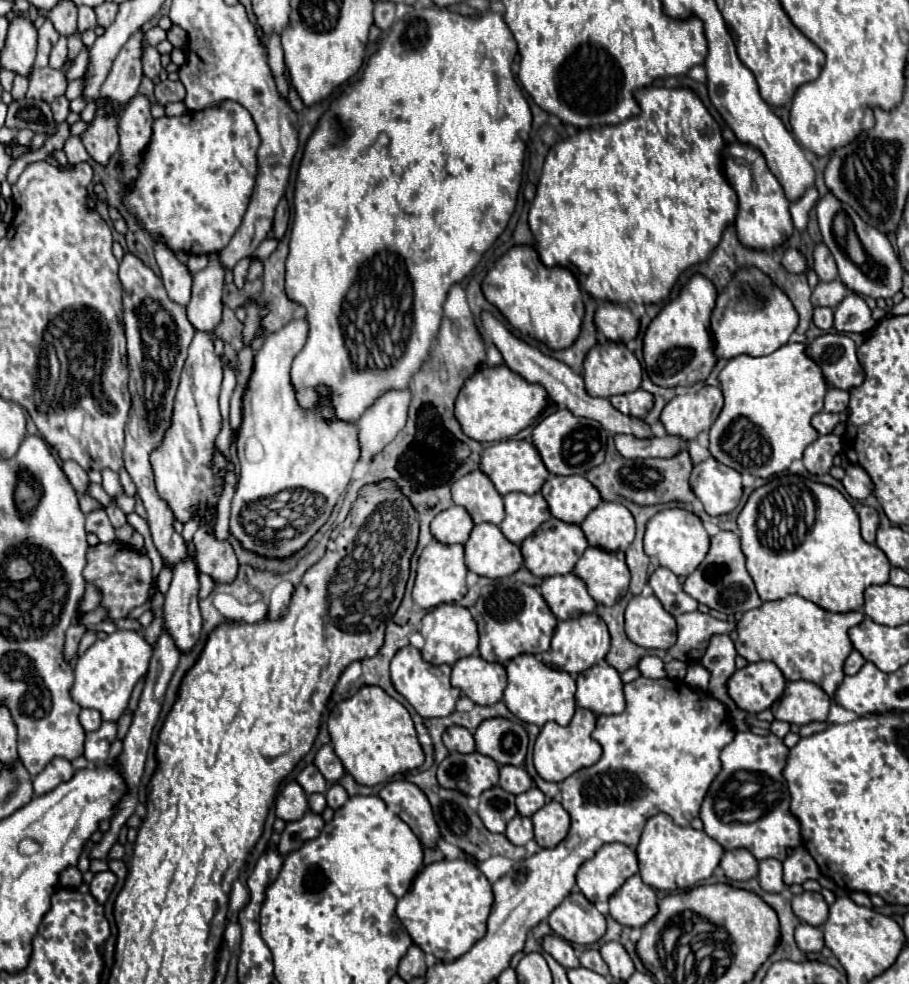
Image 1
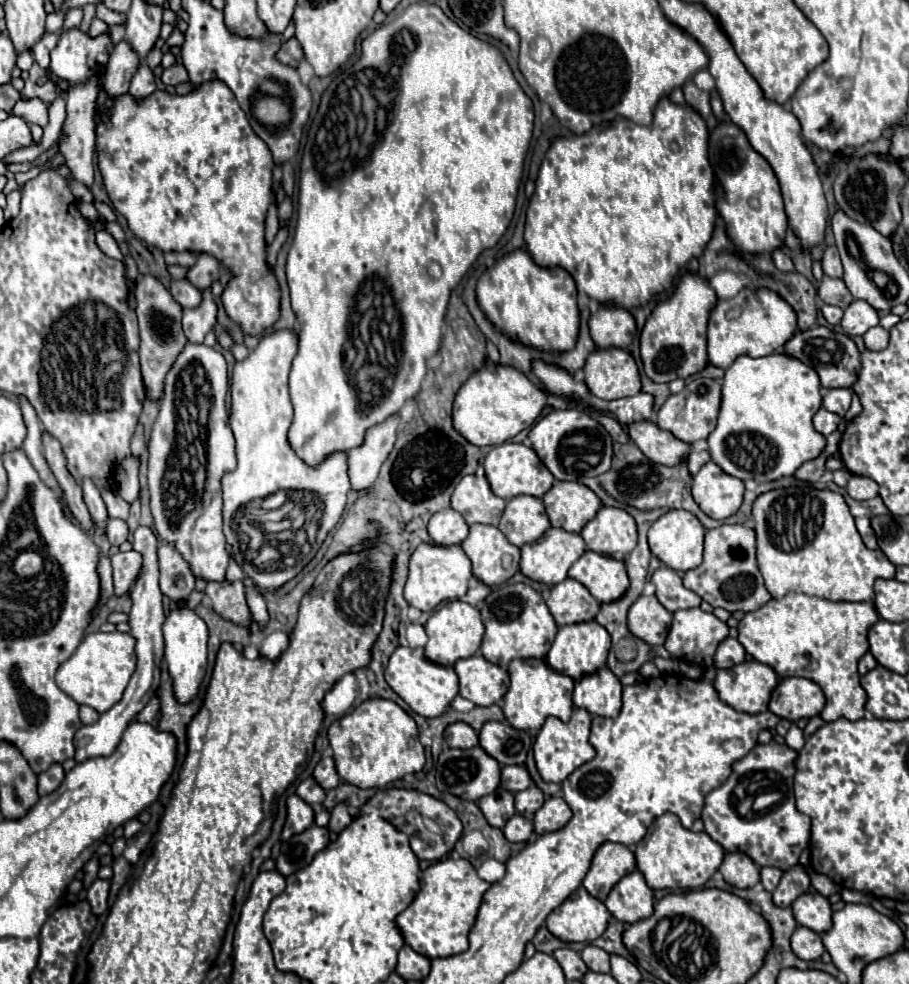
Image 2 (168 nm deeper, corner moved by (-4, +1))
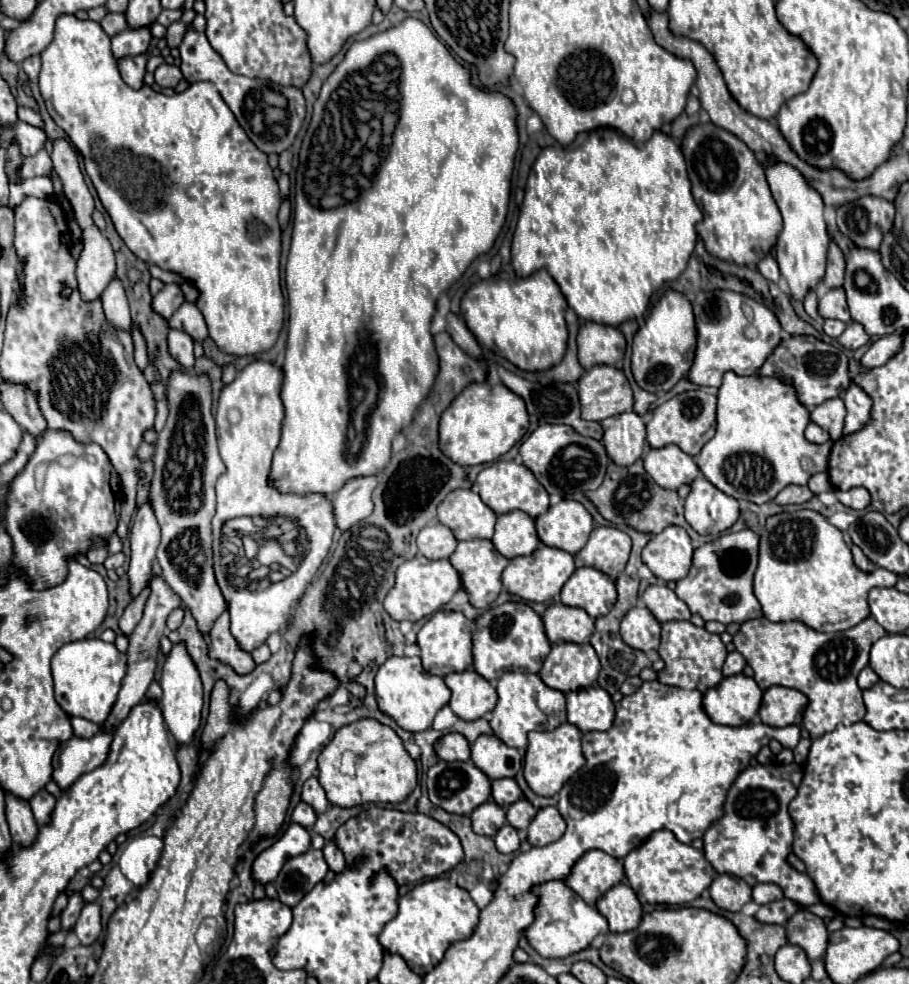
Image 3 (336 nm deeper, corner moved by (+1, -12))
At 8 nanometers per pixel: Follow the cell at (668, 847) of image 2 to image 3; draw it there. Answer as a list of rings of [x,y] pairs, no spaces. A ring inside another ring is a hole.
[[[665,829],[651,833],[639,847],[629,851],[623,859],[623,867],[637,899],[651,905],[685,905],[699,897],[715,877],[715,869],[703,851],[677,841],[677,837]]]

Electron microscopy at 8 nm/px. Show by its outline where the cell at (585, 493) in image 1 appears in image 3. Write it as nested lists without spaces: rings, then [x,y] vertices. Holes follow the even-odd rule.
[[[563,499],[549,507],[543,517],[537,517],[535,527],[541,543],[575,555],[587,543],[593,531],[593,519],[581,503]]]

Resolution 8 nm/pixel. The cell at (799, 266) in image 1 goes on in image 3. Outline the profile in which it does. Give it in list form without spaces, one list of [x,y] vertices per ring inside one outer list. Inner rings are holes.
[[[767,255],[767,257],[763,257],[759,263],[757,263],[757,269],[759,269],[759,273],[765,277],[765,279],[769,279],[769,281],[779,281],[779,267],[777,267],[777,261],[771,257],[771,255]]]

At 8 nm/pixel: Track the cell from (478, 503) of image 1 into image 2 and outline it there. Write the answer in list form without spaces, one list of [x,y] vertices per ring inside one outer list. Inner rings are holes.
[[[484,474],[464,476],[464,478],[460,480],[460,484],[456,486],[454,494],[452,494],[452,508],[454,508],[456,512],[460,512],[460,514],[466,518],[468,524],[480,522],[480,524],[498,526],[500,516],[502,516],[502,512],[504,512],[504,506],[506,506],[506,502],[492,492],[492,488],[490,488],[490,484],[488,484],[488,480],[486,480]]]

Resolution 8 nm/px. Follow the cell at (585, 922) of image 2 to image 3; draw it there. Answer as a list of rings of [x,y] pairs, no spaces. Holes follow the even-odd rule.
[[[545,881],[531,887],[531,893],[537,897],[537,905],[533,909],[535,921],[523,931],[529,945],[541,955],[551,959],[569,957],[585,947],[599,935],[607,933],[607,919],[591,905],[587,905],[573,889],[569,889],[563,881]]]

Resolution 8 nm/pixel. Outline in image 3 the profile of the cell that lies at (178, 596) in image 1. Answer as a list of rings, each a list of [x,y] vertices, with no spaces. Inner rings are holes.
[[[173,645],[171,653],[165,659],[163,665],[163,675],[161,675],[161,687],[163,687],[163,697],[161,697],[161,709],[163,709],[163,719],[169,727],[169,733],[177,745],[189,745],[201,725],[201,709],[203,709],[203,687],[201,679],[197,675],[195,663],[185,655],[185,647]]]

